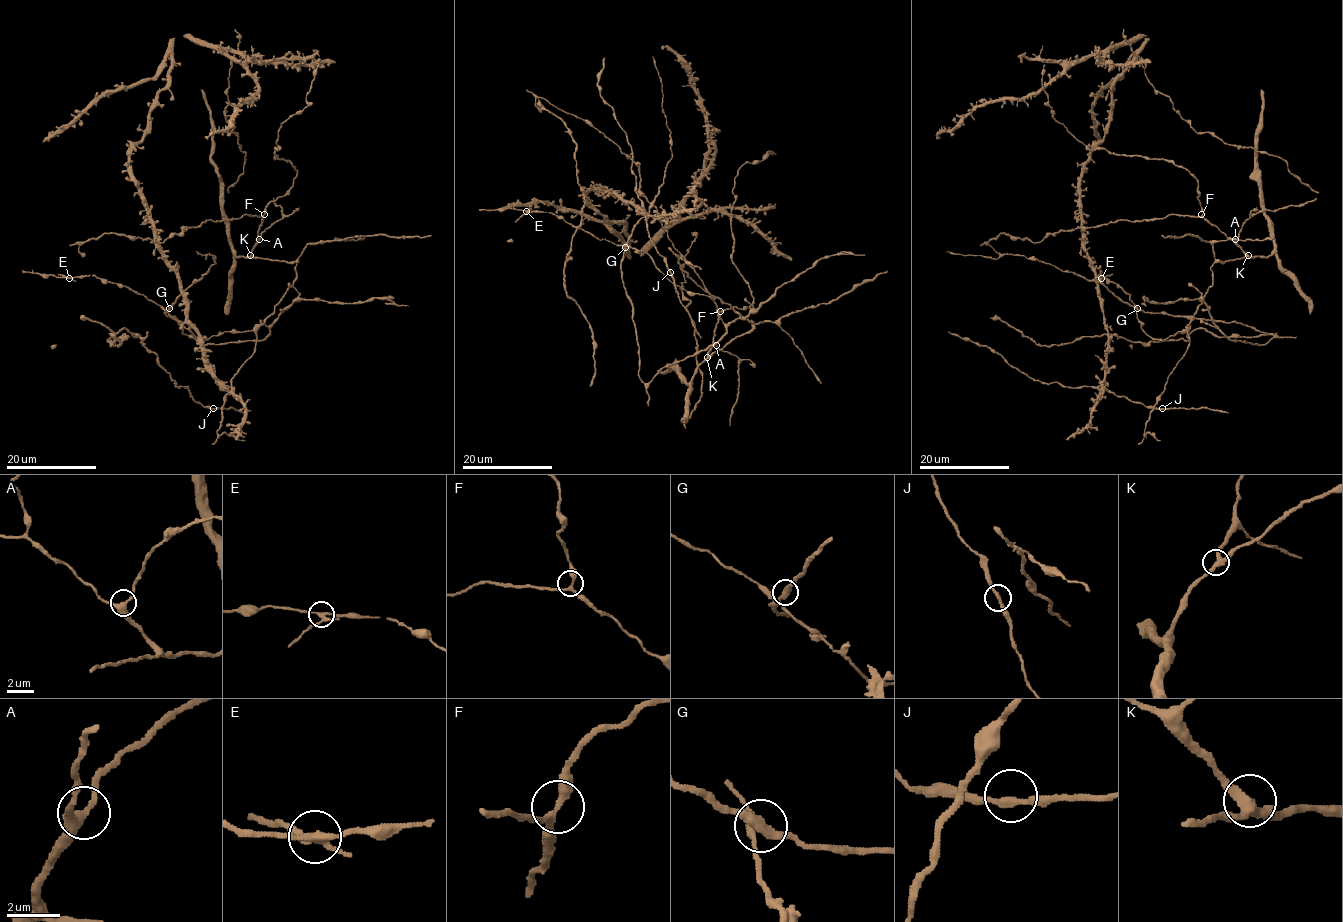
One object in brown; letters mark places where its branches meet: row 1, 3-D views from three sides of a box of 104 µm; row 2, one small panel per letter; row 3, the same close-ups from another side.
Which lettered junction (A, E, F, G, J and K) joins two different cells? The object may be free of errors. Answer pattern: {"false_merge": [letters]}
{"false_merge": ["E"]}

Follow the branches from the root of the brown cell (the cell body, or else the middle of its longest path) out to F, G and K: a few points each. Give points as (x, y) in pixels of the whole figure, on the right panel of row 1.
F: (1110, 292), (1137, 310), (1151, 337), (1185, 331), (1212, 284), (1210, 267), (1245, 257), (1201, 214)
G: (1110, 292), (1137, 309)
K: (1110, 292), (1137, 310), (1148, 335), (1167, 339), (1187, 329), (1212, 284), (1210, 267), (1248, 255)

